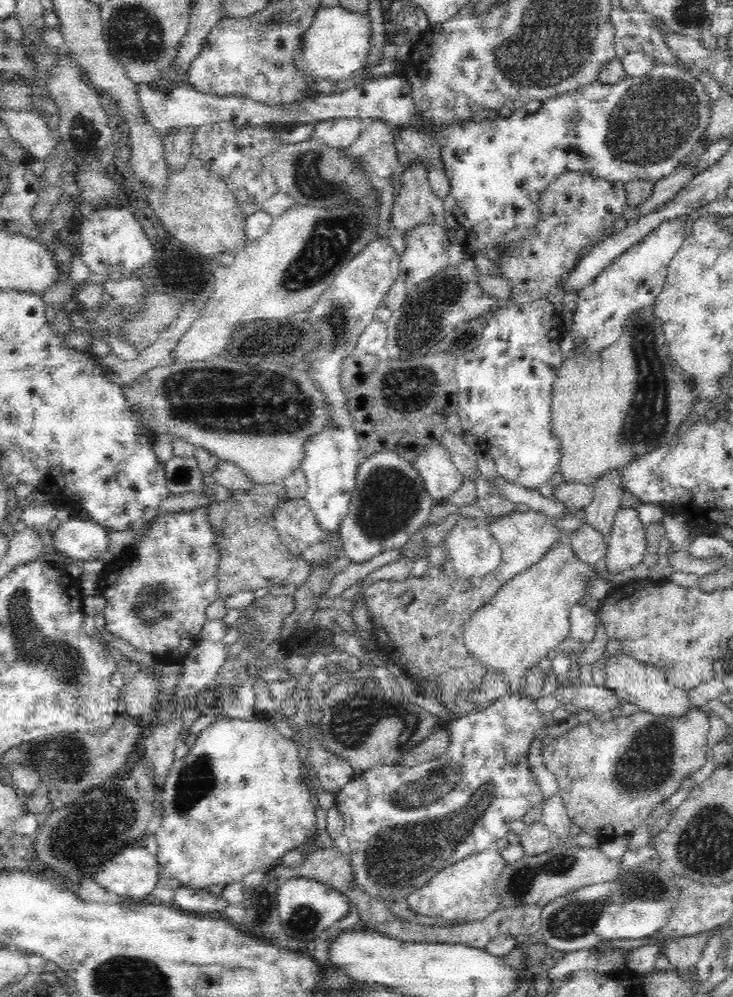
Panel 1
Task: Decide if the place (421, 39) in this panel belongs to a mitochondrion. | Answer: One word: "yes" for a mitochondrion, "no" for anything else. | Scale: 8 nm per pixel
no

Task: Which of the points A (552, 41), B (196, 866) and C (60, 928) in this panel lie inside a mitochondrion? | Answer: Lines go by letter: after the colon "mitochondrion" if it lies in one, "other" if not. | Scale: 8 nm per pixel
A: mitochondrion
B: other
C: other

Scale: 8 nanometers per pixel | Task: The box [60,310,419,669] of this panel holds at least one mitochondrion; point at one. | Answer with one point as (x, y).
(284, 408)

